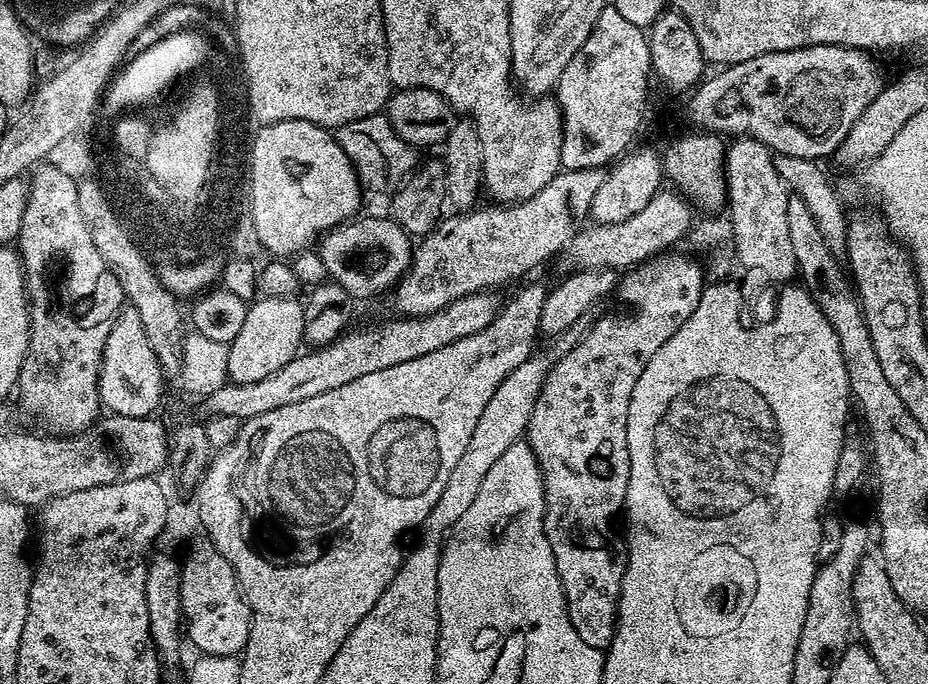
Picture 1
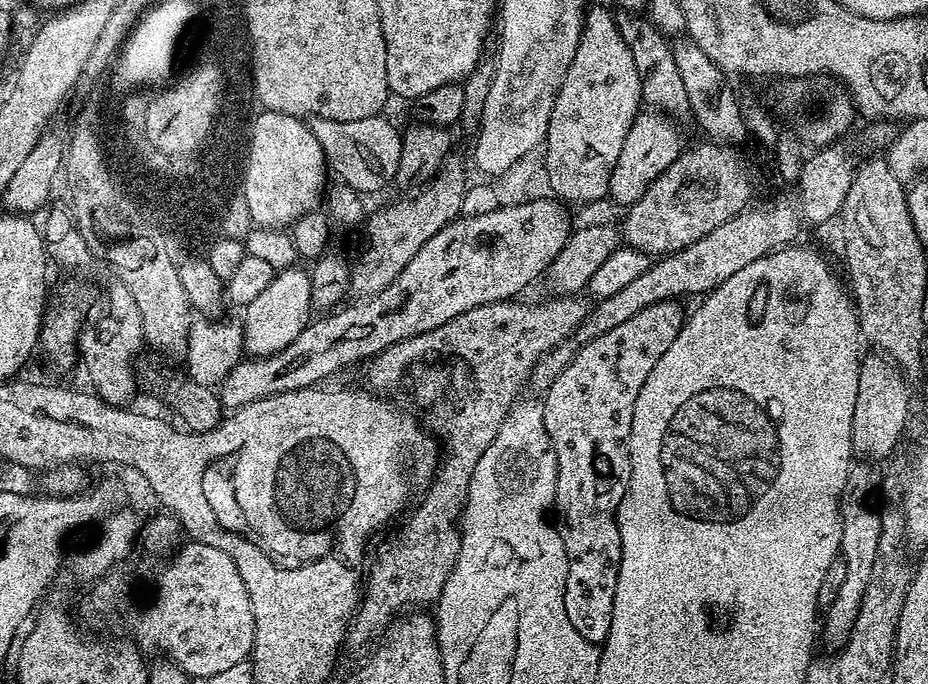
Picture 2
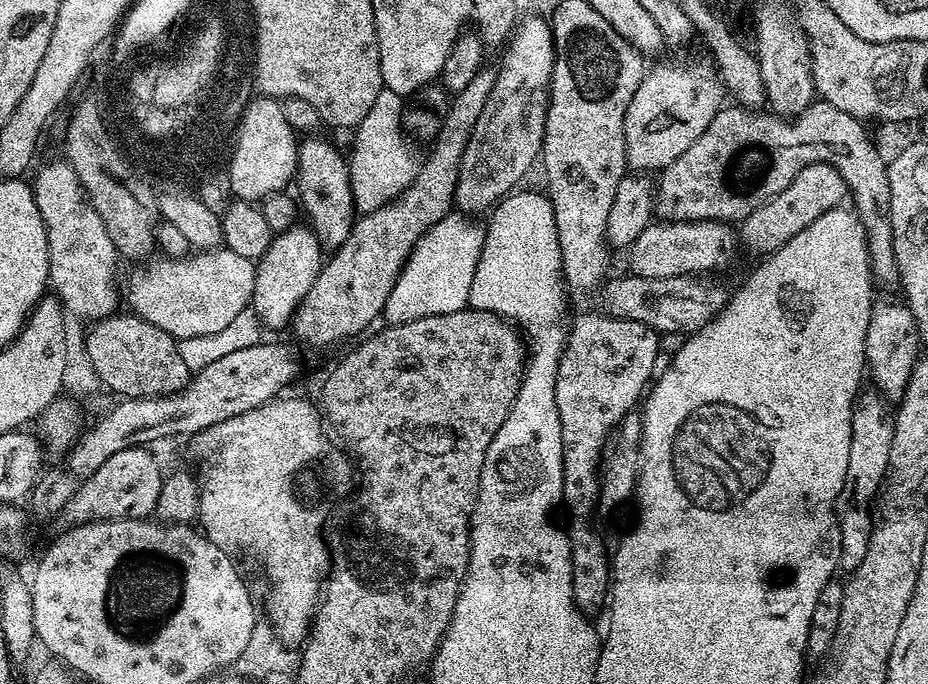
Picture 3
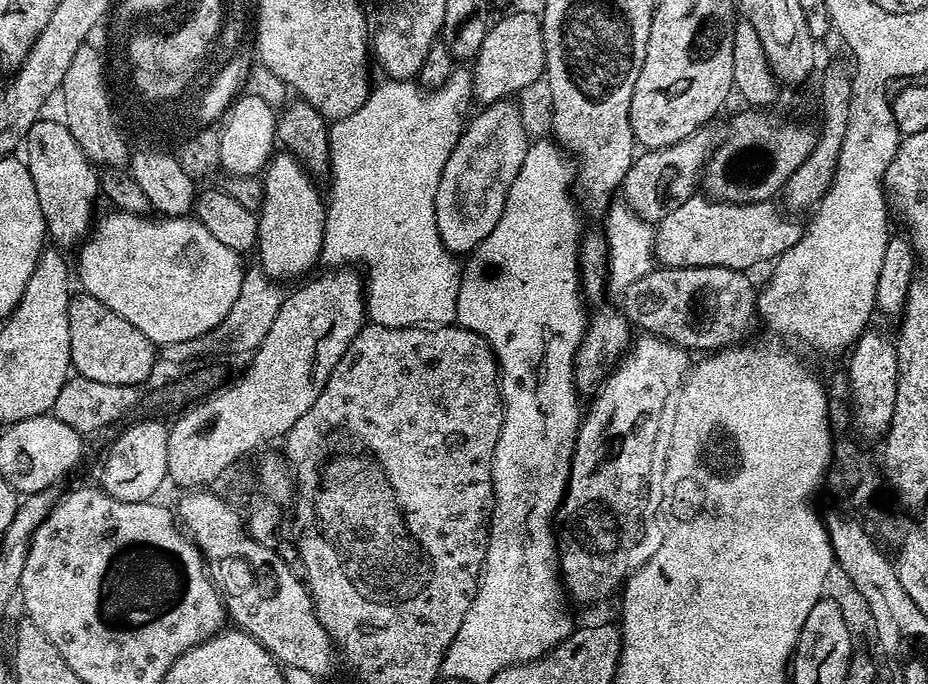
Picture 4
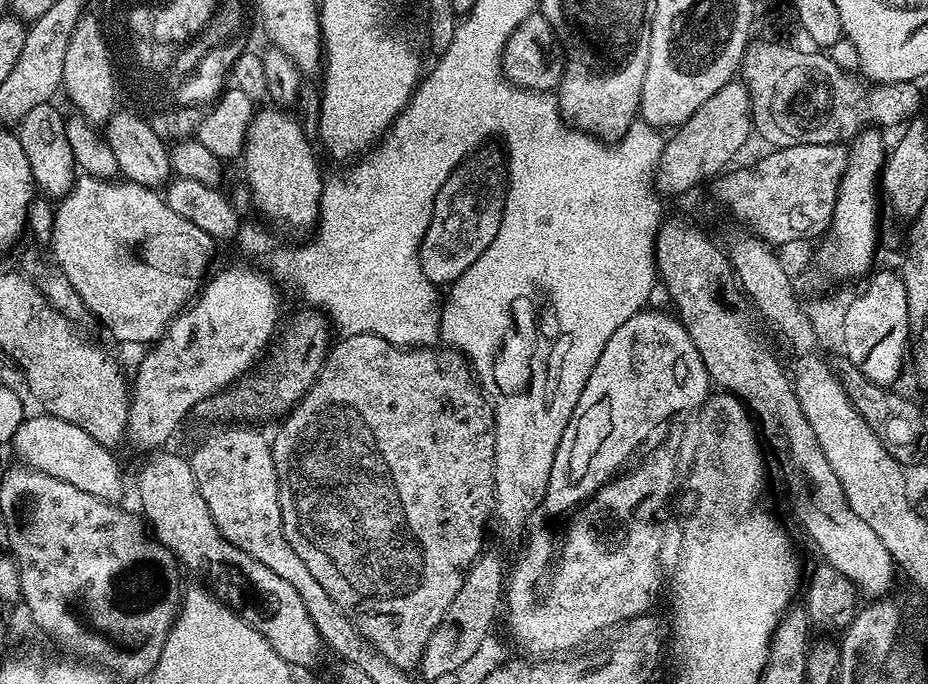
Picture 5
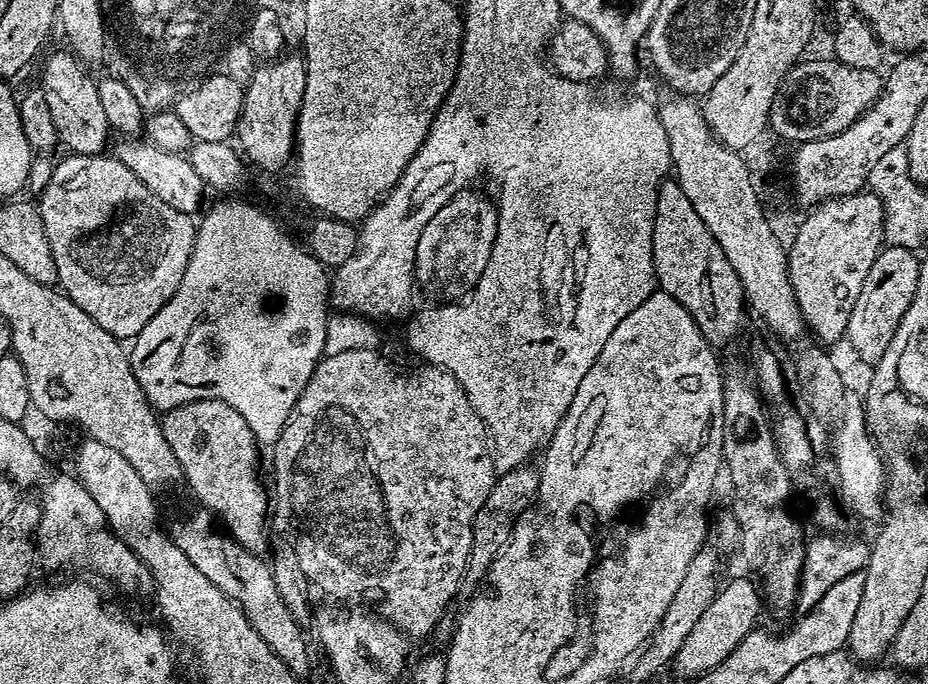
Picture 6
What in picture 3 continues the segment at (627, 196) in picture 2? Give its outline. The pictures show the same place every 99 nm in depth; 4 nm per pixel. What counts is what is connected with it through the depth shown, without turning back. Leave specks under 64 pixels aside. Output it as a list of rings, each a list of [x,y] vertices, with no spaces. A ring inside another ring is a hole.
[[[711,59],[696,60],[693,64],[663,60],[645,71],[638,90],[634,90],[634,98],[630,98],[630,106],[626,106],[625,158],[627,167],[640,174],[659,173],[682,158],[702,138],[702,130],[710,126],[726,99],[726,89]]]

